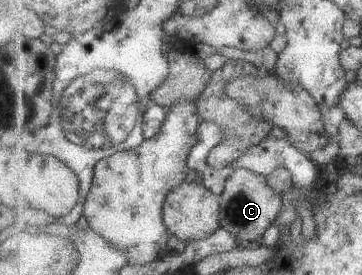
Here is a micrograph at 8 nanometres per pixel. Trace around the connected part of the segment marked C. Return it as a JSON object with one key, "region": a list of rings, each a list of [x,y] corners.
{"region":[[[243,167],[232,171],[219,197],[220,226],[233,234],[242,244],[249,246],[261,246],[267,228],[275,223],[275,218],[283,210],[283,198],[278,190],[271,186],[267,177]]]}

